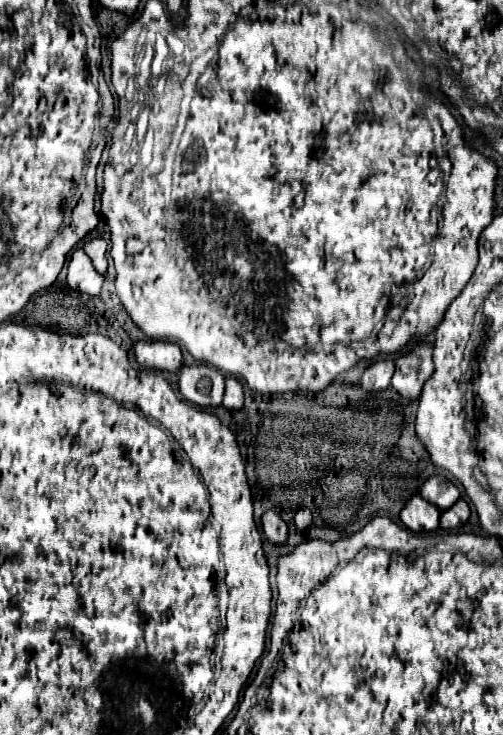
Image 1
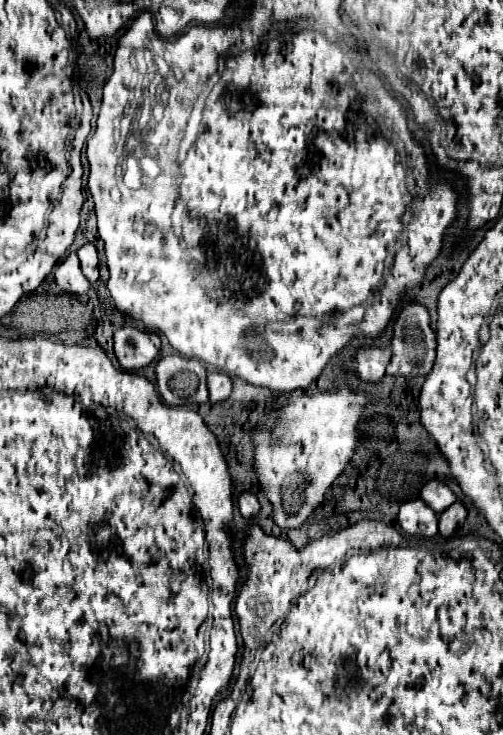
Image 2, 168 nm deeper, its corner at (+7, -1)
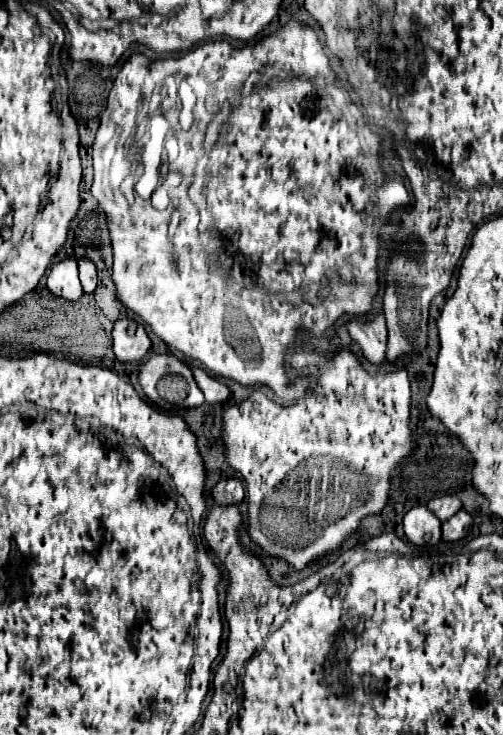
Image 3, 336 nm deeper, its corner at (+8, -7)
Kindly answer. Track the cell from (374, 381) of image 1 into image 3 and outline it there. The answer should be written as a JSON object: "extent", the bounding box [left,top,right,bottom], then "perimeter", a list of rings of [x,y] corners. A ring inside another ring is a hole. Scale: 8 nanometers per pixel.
{"extent":[349,313,387,367],"perimeter":[[[383,313],[369,317],[367,321],[351,321],[349,323],[349,335],[351,339],[361,347],[363,357],[379,367],[385,363],[385,353],[387,353],[387,327],[385,327],[385,317]]]}

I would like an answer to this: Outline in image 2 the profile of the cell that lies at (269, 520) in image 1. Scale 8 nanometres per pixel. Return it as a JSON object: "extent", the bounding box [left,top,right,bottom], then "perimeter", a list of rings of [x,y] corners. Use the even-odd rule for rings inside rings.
{"extent":[238,491,260,519],"perimeter":[[[242,491],[238,495],[238,507],[240,507],[240,513],[244,519],[252,519],[260,511],[260,503],[258,503],[256,495],[250,491]]]}

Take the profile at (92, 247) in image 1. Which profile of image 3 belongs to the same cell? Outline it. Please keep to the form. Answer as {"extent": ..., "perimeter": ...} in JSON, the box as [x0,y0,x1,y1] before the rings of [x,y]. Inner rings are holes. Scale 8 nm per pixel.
{"extent":[79,257,97,293],"perimeter":[[[79,257],[79,279],[85,293],[93,293],[97,287],[97,269],[95,263],[87,257]]]}

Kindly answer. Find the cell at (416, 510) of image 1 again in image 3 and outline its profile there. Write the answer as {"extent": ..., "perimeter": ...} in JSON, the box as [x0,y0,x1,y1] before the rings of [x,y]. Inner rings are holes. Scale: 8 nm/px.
{"extent":[403,505,441,545],"perimeter":[[[417,505],[405,513],[403,531],[415,545],[437,545],[441,539],[441,521],[425,505]]]}

